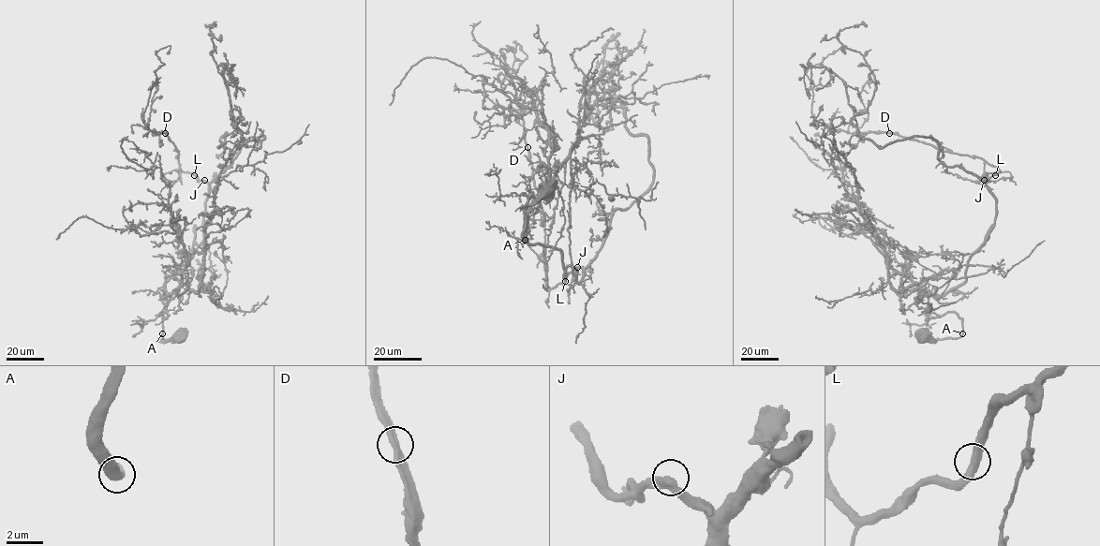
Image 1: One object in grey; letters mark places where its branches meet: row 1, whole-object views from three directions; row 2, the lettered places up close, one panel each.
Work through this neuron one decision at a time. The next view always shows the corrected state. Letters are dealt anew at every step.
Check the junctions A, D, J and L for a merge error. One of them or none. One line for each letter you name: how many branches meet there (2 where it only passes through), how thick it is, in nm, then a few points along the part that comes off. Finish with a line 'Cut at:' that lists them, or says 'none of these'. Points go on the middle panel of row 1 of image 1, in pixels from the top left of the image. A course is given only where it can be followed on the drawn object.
Cut at: none of these

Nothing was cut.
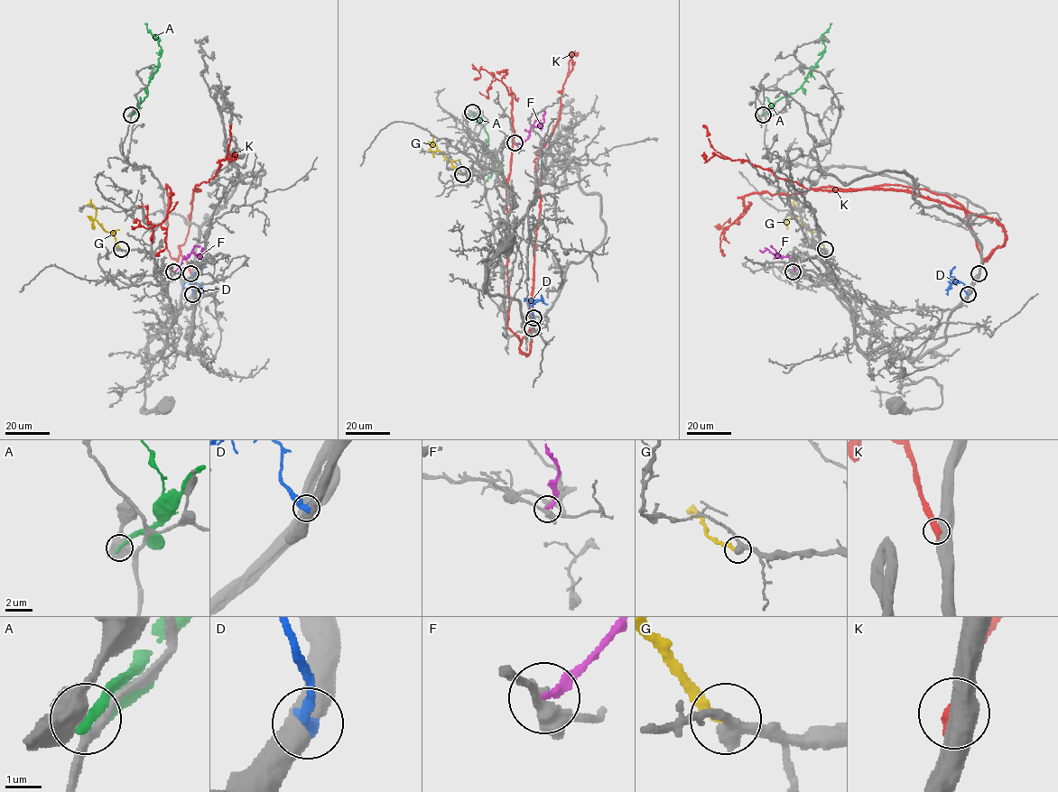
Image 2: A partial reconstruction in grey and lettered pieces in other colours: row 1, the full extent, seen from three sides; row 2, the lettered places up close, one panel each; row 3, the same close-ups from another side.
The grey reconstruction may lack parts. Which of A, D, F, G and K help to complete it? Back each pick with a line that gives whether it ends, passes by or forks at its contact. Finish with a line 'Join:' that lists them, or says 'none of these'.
G: It ends there
Join: G

